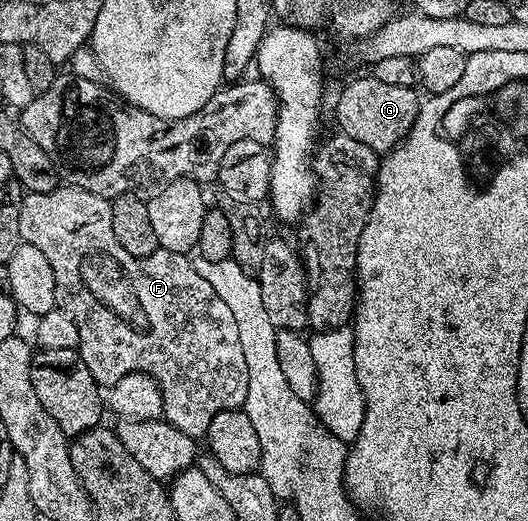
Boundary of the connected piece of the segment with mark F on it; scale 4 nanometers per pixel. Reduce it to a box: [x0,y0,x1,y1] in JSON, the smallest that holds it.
[18,183,247,479]

